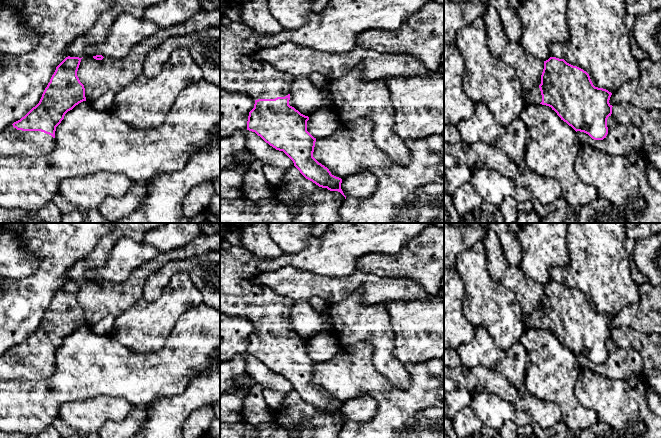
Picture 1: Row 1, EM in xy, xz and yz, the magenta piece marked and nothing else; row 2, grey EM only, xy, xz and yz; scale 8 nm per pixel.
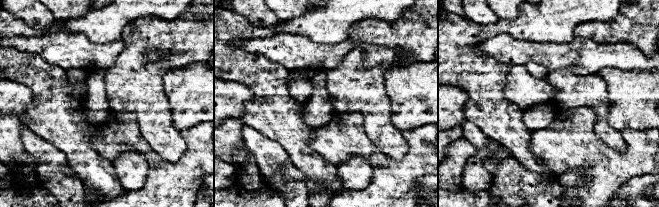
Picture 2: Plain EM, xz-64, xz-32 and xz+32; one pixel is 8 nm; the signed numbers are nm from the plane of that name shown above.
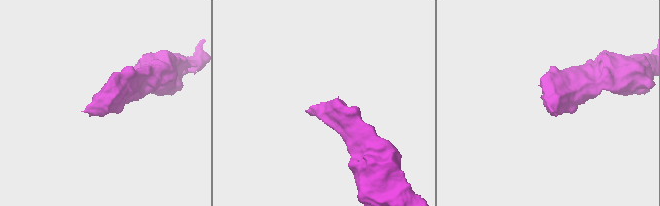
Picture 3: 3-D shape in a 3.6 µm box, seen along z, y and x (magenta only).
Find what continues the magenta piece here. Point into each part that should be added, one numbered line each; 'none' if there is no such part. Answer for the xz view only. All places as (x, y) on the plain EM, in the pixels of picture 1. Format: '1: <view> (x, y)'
1: xz (335, 253)

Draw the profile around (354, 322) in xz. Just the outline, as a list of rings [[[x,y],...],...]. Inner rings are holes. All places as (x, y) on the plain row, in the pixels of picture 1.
[[[358,288],[347,299],[330,305],[329,316],[342,345],[368,342],[374,346],[373,364],[393,386],[406,390],[411,376],[406,365],[394,355],[395,334],[386,303],[364,304],[364,289]]]

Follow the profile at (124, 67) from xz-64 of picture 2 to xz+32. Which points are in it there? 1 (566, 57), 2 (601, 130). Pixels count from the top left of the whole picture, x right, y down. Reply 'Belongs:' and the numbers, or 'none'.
Belongs: 2

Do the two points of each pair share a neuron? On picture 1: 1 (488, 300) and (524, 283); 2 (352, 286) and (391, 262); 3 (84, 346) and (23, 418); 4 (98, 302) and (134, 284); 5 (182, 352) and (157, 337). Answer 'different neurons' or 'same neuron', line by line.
1: different neurons
2: different neurons
3: same neuron
4: same neuron
5: different neurons

